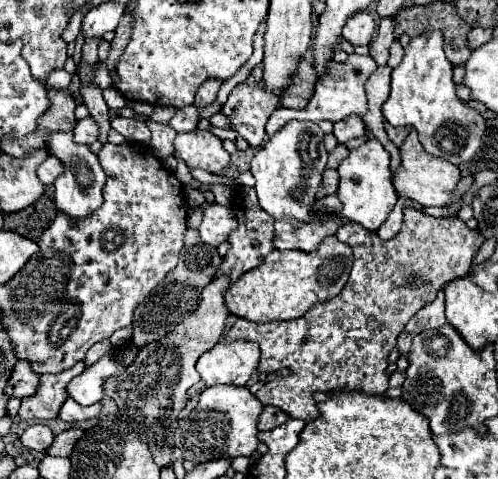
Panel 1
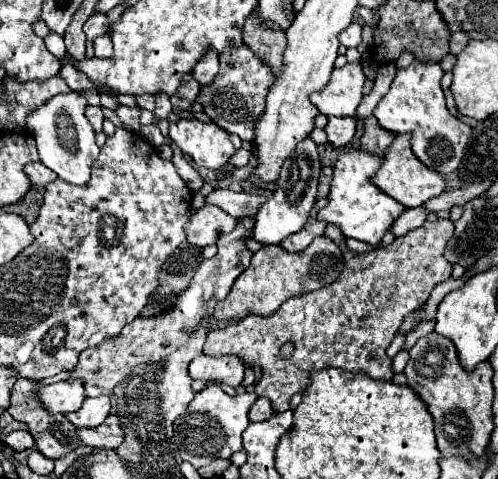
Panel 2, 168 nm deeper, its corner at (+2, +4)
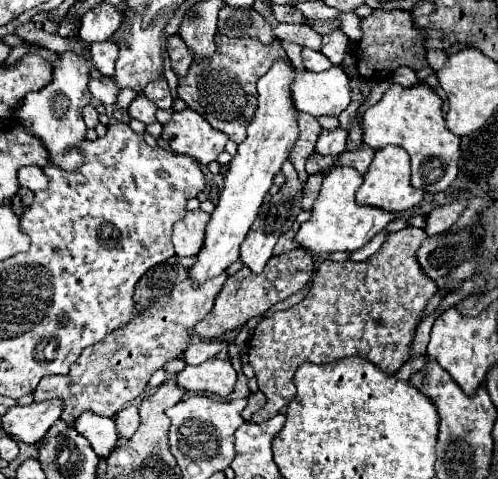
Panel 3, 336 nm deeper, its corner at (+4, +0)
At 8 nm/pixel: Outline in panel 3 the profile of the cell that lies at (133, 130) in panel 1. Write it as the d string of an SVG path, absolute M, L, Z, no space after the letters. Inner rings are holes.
M143 93L129 105L127 111L129 111L129 115L133 115L133 117L139 119L139 121L143 121L145 125L155 123L155 111L157 111L157 107L155 107L155 103L149 101Z

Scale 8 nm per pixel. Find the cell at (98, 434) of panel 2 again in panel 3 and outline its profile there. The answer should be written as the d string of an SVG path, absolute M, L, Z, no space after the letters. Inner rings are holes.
M129 405L129 407L125 407L123 411L119 411L115 423L117 423L117 431L119 431L121 435L131 437L131 435L137 431L137 427L139 427L137 407L135 407L135 405Z

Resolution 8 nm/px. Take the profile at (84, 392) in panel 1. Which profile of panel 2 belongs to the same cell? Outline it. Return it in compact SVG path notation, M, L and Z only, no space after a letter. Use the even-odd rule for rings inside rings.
M67 379L39 389L39 401L51 413L77 411L85 401L83 379Z

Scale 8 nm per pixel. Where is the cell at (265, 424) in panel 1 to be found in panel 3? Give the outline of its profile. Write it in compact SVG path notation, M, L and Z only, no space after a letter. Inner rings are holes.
M255 391L255 393L249 393L249 397L247 397L247 405L245 405L245 409L243 409L243 419L245 421L249 421L251 419L251 415L255 413L255 411L259 411L261 407L265 405L265 395L261 393L261 391Z

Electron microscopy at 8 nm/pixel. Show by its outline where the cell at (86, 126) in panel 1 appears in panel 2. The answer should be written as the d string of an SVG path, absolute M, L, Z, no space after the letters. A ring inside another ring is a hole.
M87 107L87 111L85 111L85 115L87 115L87 119L89 119L89 123L93 125L93 129L95 129L95 133L99 133L99 131L103 131L103 113L101 113L101 107Z

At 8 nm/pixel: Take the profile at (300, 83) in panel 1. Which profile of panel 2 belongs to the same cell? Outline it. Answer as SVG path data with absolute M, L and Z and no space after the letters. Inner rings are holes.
M253 13L247 17L247 23L243 25L243 39L245 39L245 45L271 67L275 77L281 75L283 51L285 51L285 31L267 29L263 21L257 17L257 13Z

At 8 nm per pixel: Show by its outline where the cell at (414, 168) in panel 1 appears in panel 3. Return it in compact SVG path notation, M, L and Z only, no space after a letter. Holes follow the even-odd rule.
M385 147L379 149L367 169L367 173L363 175L363 183L355 193L355 201L359 205L367 205L367 207L377 207L377 209L385 209L389 213L401 213L407 211L411 207L415 207L421 199L423 199L423 191L421 189L413 189L409 185L409 155L405 151L401 151L401 147Z

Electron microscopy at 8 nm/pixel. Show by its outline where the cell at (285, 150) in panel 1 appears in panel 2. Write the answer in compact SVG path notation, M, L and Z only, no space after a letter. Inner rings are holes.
M307 135L305 139L299 141L295 151L287 157L287 161L281 167L279 179L275 181L275 189L267 197L267 201L259 207L259 213L255 215L255 229L253 229L253 239L265 243L265 245L279 245L281 239L285 239L291 233L297 233L305 227L307 219L311 217L311 209L315 205L315 193L317 193L317 183L321 175L321 159L317 145L313 139Z

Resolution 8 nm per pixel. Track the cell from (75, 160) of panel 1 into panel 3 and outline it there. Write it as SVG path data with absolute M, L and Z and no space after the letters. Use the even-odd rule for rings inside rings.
M85 41L81 43L83 43L83 53L75 51L57 53L57 61L53 63L53 79L49 87L29 93L25 97L23 107L19 109L19 119L23 127L45 143L51 155L51 163L65 167L65 171L73 171L83 163L83 155L77 153L77 149L69 151L69 145L77 145L85 139L87 127L83 123L81 109L91 101L91 93L87 87L87 83L91 81L91 55L87 51L89 45Z

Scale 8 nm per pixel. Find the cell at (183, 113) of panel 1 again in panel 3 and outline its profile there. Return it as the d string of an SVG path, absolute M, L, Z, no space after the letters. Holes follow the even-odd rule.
M173 35L173 39L169 39L169 57L175 75L185 75L189 65L193 63L193 51L185 47L185 41L179 35Z

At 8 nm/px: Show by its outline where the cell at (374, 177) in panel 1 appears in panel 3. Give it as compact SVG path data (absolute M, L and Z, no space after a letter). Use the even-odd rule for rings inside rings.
M335 167L331 173L327 173L319 191L319 197L313 203L311 217L305 223L301 223L293 241L299 243L299 247L309 251L311 255L355 251L365 243L369 243L373 235L383 231L389 221L397 219L395 213L387 213L375 207L359 207L355 203L355 191L359 189L361 181L363 177L351 167Z

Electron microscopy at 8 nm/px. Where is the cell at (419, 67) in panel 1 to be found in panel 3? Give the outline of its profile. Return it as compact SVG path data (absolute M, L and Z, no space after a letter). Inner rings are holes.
M391 85L379 103L369 107L363 115L363 143L379 151L387 145L403 147L411 157L411 185L427 193L439 193L457 177L459 165L459 137L445 129L441 113L441 99L427 87L415 85L405 89Z

